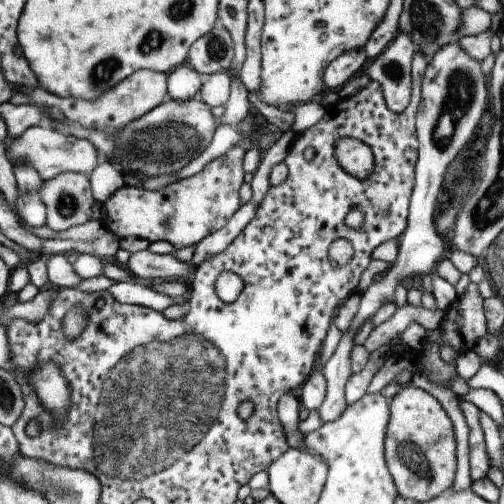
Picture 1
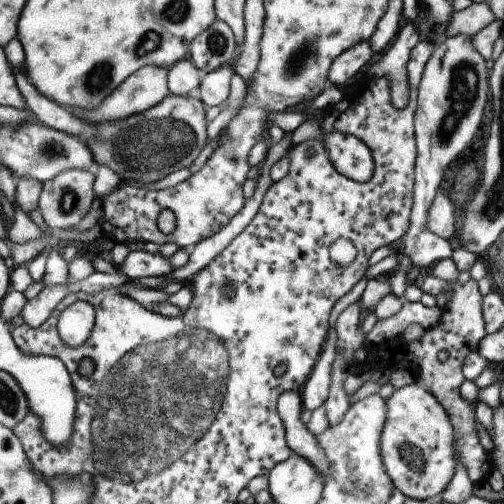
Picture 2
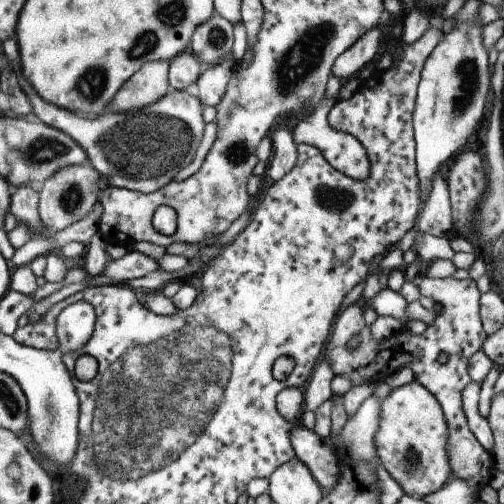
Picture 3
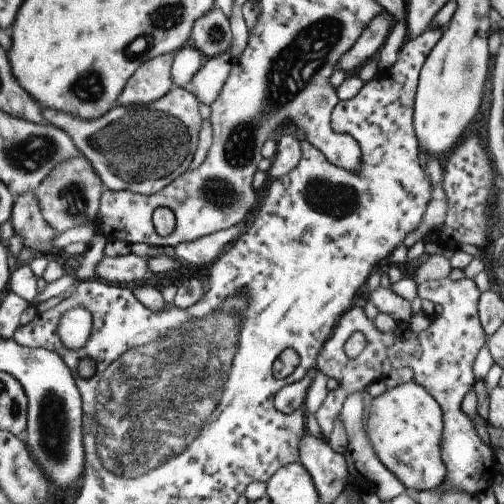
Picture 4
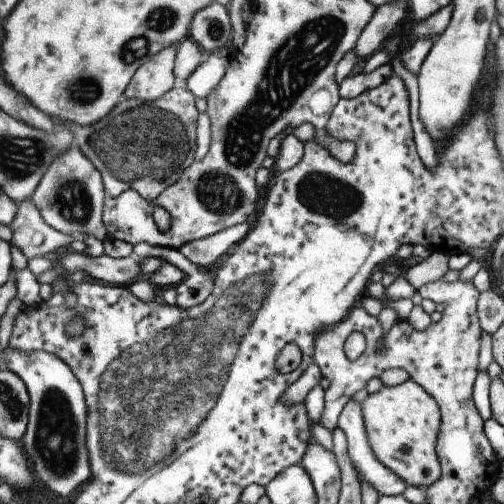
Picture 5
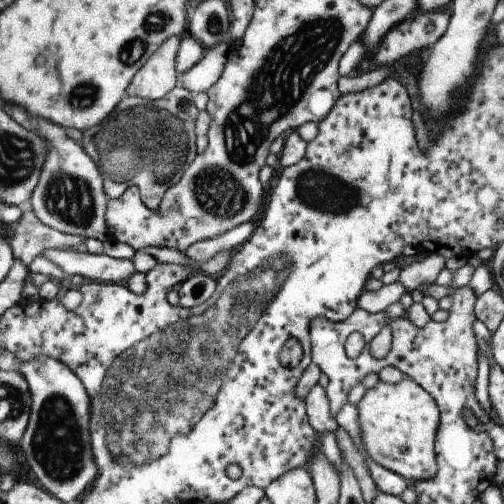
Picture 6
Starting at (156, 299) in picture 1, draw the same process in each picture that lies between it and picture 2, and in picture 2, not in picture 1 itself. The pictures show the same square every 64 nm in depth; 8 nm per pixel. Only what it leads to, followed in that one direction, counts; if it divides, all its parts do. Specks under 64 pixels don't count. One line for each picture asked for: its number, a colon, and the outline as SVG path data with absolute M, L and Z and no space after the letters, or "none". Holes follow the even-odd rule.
2: M129 282L119 286L119 290L123 294L127 294L129 298L133 298L137 304L141 304L143 308L151 308L155 304L161 304L161 302L171 302L175 304L177 308L181 308L181 312L185 312L193 300L193 292L189 288L181 288L177 290L173 296L167 296L165 292L161 290L147 290L147 288L129 288Z

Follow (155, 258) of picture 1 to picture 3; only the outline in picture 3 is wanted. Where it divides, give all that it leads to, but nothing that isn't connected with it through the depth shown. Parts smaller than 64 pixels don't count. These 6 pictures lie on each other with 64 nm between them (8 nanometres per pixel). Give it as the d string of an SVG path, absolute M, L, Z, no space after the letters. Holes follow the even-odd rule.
M129 250L119 260L109 260L107 258L107 264L105 264L105 268L103 268L101 274L109 282L113 282L115 286L119 286L119 284L127 286L127 282L131 278L141 278L141 276L147 276L149 272L155 272L155 270L159 270L159 264L153 258Z

